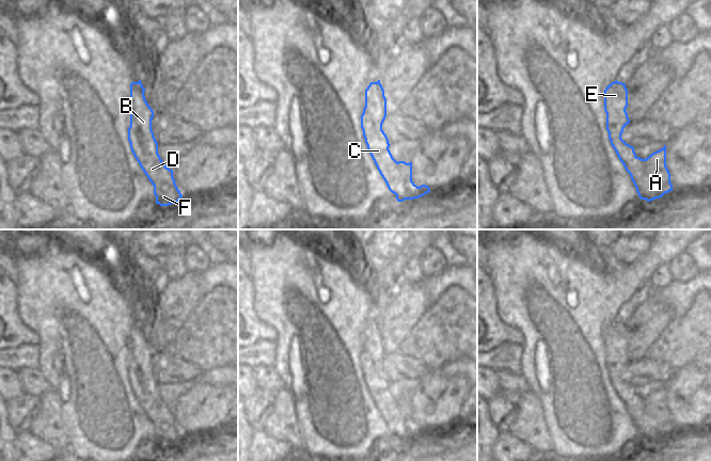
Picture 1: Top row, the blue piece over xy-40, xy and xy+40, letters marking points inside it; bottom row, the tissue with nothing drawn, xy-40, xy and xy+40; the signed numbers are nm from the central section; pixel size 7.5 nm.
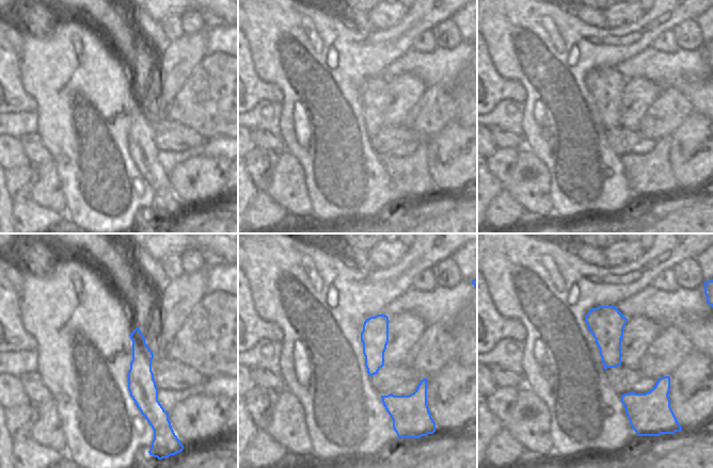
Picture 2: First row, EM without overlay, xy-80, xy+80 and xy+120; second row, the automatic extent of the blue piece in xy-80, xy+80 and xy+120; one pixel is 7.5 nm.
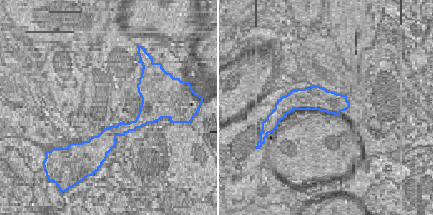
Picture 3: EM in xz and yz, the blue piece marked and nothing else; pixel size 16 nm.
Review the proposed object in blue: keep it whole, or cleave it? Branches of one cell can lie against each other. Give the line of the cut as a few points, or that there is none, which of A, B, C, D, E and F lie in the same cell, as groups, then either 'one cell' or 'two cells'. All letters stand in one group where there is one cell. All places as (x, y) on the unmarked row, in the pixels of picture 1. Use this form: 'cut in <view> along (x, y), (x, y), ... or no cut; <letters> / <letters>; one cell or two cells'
cut in xy along (397, 401), (400, 410), (411, 417); A / B C D E F; two cells

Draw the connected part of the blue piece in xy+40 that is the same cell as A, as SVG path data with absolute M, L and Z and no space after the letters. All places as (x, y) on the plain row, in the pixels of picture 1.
M666 384L646 398L635 396L631 418L639 438L647 441L673 430L670 412L666 406Z

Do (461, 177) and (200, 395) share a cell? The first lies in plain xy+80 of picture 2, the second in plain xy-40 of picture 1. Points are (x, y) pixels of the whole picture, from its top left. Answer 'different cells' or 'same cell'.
same cell

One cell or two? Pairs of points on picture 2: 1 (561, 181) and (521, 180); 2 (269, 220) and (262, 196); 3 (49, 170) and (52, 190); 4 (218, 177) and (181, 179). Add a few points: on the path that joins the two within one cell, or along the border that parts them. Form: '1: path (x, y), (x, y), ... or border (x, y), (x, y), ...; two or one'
1: border (539, 159), (550, 175), (550, 199), (553, 206); two
2: path (264, 214), (262, 202); one
3: path (49, 175), (49, 184); one
4: path (209, 177), (190, 175); one

